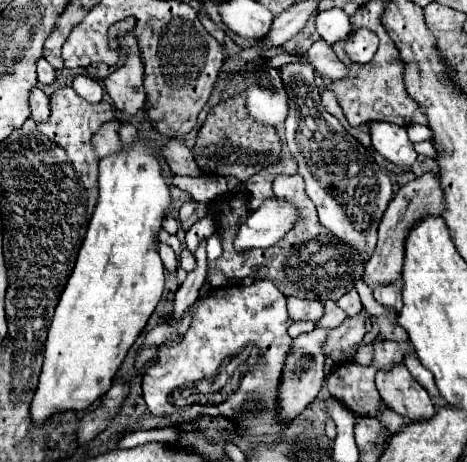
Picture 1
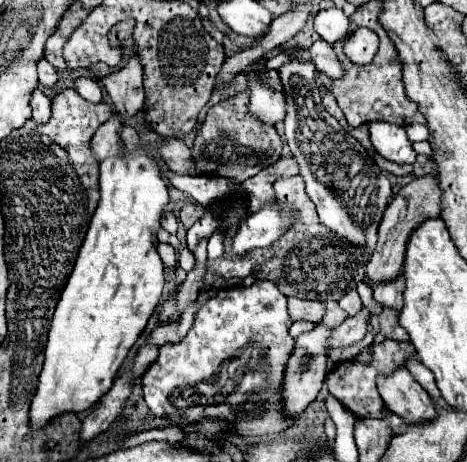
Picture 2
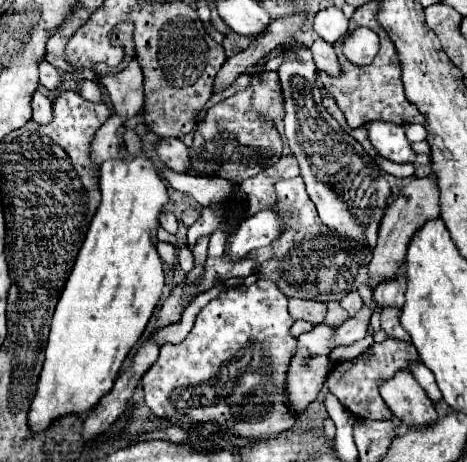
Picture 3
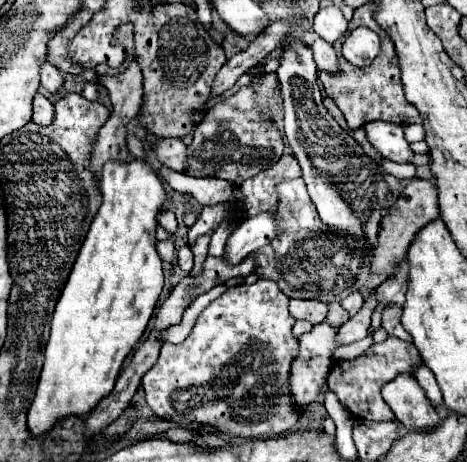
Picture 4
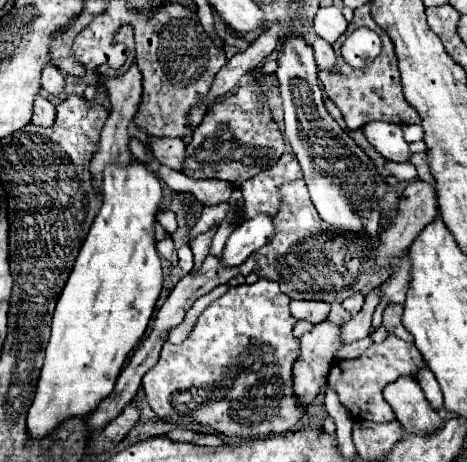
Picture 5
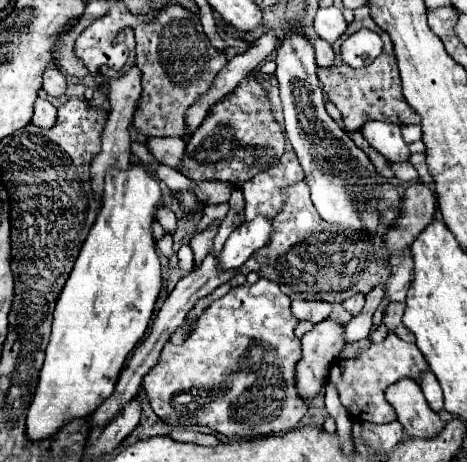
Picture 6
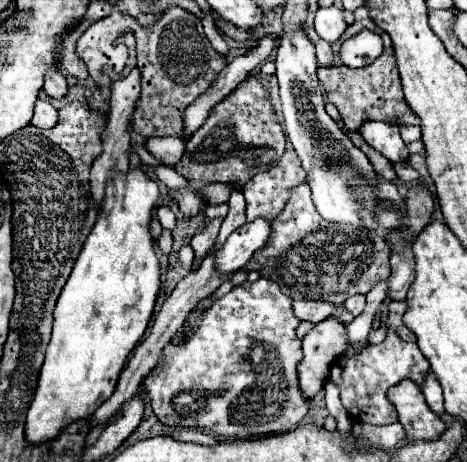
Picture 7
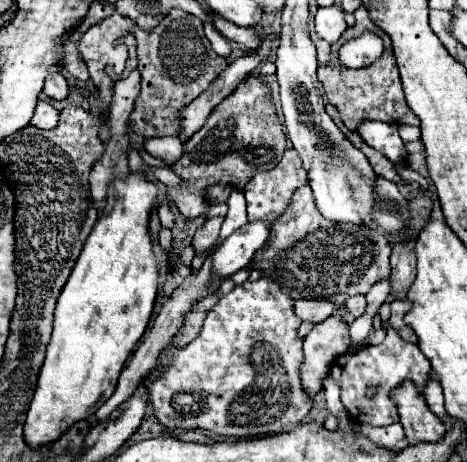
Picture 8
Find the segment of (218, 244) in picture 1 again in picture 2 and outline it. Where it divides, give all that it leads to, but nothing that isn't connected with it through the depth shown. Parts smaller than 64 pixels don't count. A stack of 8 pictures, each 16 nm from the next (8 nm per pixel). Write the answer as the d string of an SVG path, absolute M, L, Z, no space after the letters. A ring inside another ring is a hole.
M214 232L208 242L208 258L218 258L224 254L224 232Z

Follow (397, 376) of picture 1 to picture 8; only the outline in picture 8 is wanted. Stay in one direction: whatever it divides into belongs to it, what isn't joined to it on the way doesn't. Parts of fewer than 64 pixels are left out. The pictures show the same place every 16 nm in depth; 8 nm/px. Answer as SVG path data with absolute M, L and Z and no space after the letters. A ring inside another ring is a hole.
M410 380L402 382L400 388L392 390L392 398L398 404L400 424L404 426L408 444L436 442L448 430L448 426L430 412L426 400L420 396L420 392Z

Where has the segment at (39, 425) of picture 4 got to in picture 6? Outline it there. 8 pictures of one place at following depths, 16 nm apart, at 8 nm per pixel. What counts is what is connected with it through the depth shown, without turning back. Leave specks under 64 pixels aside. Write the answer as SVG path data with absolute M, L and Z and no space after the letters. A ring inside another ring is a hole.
M142 164L130 166L126 172L110 168L104 184L102 202L104 204L100 208L100 214L80 250L80 256L76 258L70 278L54 308L54 324L46 348L46 360L40 370L36 394L26 418L26 432L28 440L32 442L52 438L54 432L58 432L74 418L90 416L114 392L118 374L128 354L134 350L138 340L144 336L144 330L148 328L158 292L162 288L160 260L156 256L152 238L152 220L156 210L160 208L158 180L152 178Z

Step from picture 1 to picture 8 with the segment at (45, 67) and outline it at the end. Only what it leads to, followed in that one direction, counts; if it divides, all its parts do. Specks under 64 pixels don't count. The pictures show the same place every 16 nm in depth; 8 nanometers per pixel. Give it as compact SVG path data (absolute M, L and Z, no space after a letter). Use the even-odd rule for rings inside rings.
M52 74L52 76L46 80L44 94L46 94L48 98L54 98L54 100L66 100L68 94L70 94L70 88L68 88L64 76L62 76L62 74Z

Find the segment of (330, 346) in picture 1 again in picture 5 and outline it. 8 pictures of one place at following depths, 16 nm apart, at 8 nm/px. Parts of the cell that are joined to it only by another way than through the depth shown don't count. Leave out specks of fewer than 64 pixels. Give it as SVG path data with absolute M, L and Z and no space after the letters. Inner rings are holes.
M380 286L374 288L368 296L366 296L366 304L364 308L350 320L342 326L342 342L348 344L348 342L356 342L356 340L362 340L370 334L370 328L372 328L372 314L376 310L376 306L380 304Z

